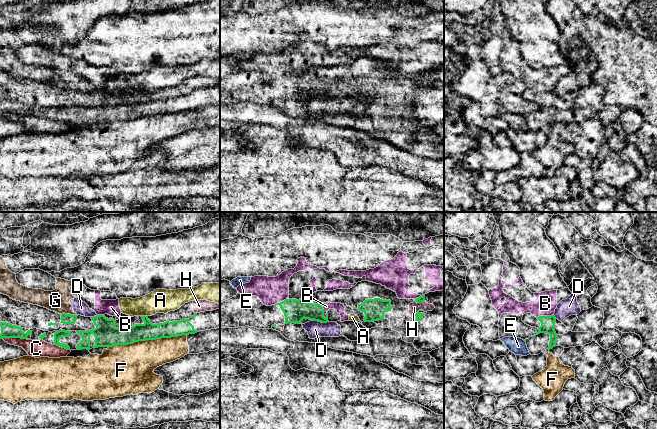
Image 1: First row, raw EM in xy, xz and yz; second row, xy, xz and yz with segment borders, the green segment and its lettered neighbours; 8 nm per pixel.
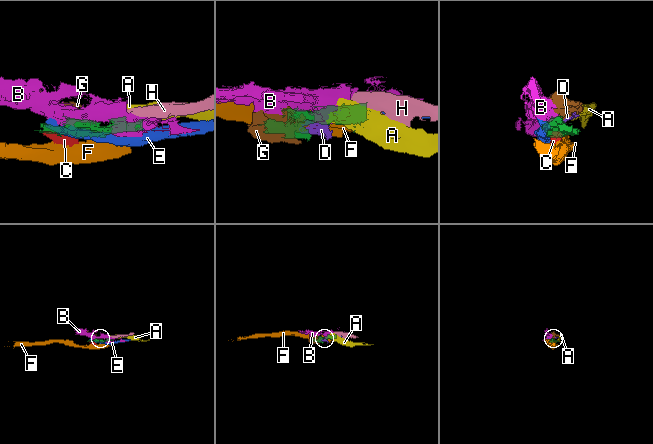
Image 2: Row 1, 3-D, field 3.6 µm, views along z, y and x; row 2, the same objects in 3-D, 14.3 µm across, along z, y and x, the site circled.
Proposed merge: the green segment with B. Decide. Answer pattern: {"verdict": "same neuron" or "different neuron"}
{"verdict": "different neuron"}

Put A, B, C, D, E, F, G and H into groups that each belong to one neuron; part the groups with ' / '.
A / B / C / D G / E / F / H

